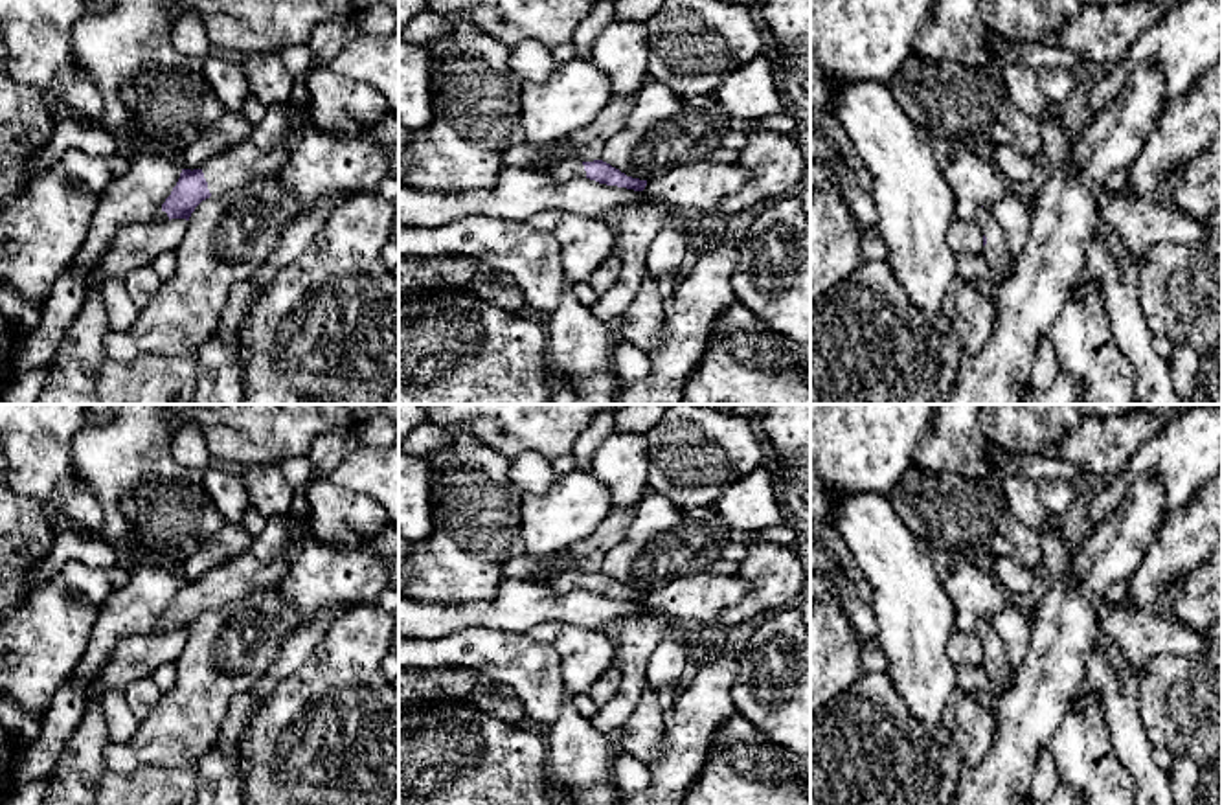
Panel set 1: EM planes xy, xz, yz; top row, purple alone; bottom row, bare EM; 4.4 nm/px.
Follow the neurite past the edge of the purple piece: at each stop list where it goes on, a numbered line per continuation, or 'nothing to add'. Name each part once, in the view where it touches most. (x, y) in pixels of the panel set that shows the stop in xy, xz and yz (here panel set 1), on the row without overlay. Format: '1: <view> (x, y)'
1: xy (263, 565)
2: xz (566, 581)

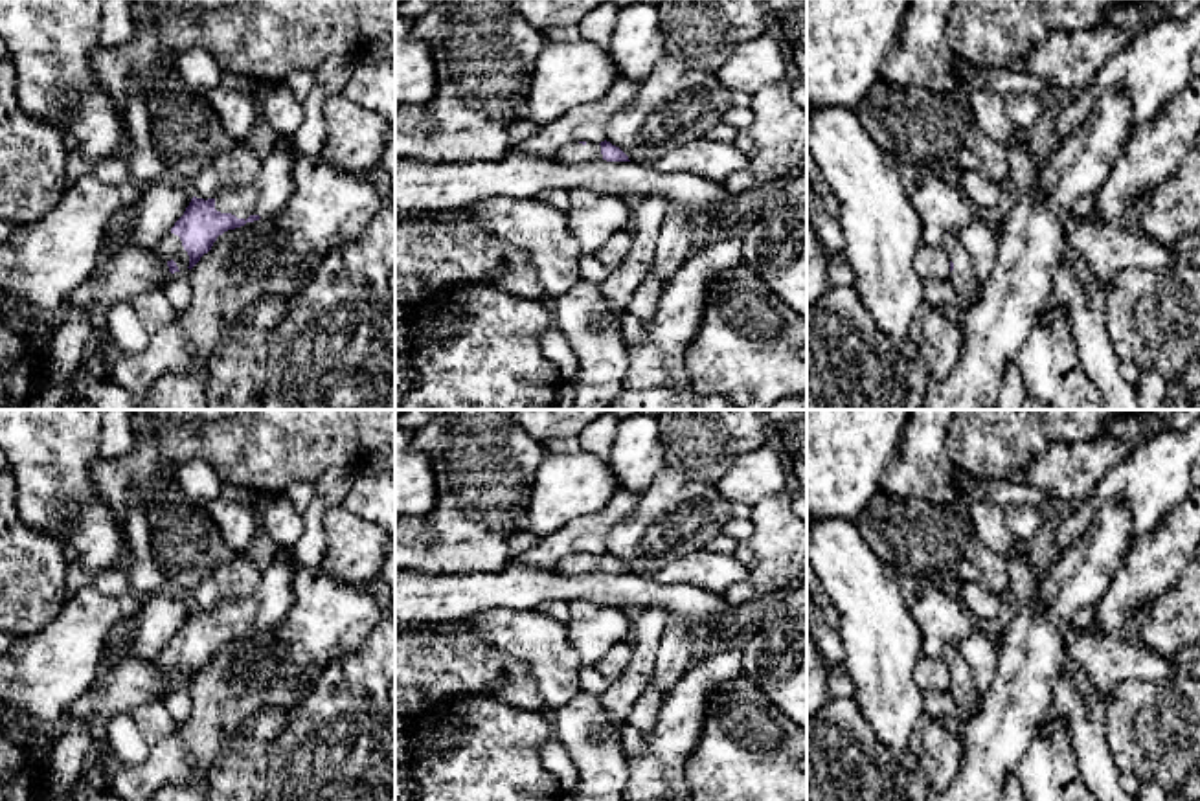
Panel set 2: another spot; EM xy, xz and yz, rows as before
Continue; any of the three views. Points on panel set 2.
1: xy (267, 605)
2: xy (169, 658)

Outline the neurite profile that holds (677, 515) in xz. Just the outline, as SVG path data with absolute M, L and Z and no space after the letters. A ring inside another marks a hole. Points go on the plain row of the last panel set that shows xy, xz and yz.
M665 467L640 494L634 513L608 535L606 553L619 558L630 573L652 575L667 562L706 546L730 518L731 502L713 485L704 485L684 472Z

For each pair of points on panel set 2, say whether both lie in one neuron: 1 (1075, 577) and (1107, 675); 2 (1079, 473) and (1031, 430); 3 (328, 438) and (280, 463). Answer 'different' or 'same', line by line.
1: different
2: different
3: same

